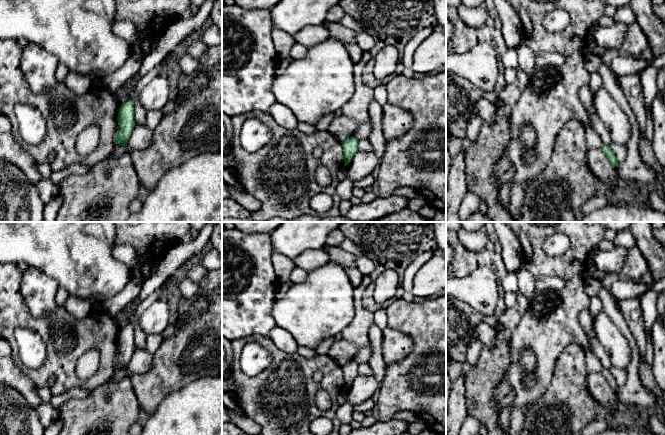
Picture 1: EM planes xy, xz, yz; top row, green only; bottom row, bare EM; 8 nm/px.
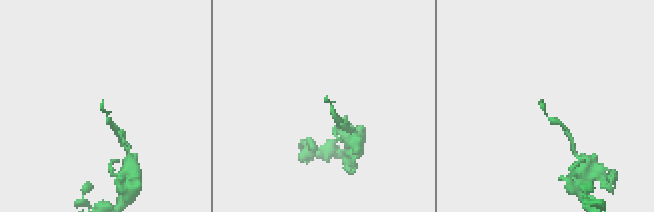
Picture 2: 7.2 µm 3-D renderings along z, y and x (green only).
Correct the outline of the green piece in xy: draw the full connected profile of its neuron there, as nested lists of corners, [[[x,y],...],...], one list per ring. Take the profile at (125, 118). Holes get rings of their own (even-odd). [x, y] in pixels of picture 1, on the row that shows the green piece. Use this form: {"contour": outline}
{"contour": [[[131,99],[120,106],[117,120],[119,128],[115,133],[114,142],[125,147],[135,127],[134,103]]]}

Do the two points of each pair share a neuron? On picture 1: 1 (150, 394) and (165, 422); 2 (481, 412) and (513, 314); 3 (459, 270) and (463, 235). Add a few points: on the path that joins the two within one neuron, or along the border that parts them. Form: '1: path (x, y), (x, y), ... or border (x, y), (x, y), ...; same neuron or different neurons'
1: border (175, 391), (171, 392), (149, 415); different neurons
2: path (481, 388), (481, 379), (497, 359), (503, 338); same neuron
3: border (456, 232), (467, 248), (485, 248); different neurons

